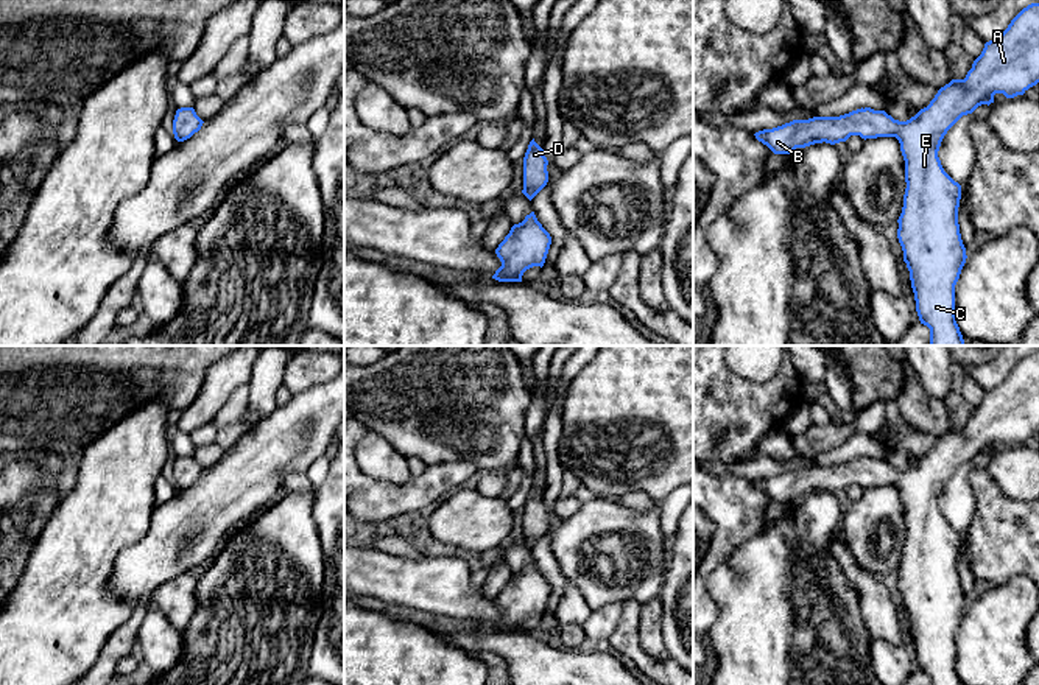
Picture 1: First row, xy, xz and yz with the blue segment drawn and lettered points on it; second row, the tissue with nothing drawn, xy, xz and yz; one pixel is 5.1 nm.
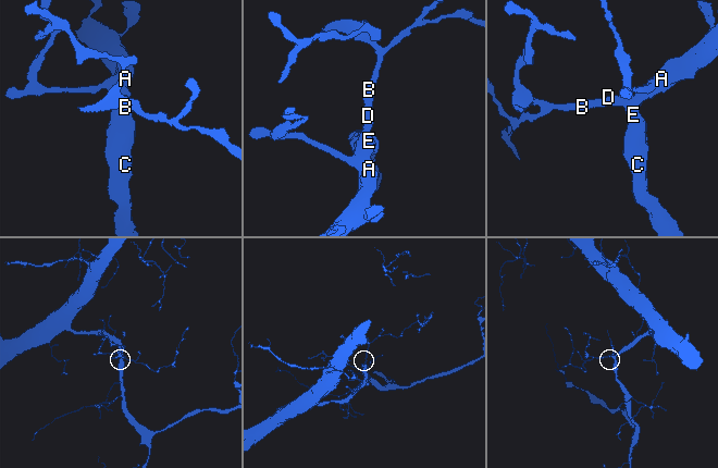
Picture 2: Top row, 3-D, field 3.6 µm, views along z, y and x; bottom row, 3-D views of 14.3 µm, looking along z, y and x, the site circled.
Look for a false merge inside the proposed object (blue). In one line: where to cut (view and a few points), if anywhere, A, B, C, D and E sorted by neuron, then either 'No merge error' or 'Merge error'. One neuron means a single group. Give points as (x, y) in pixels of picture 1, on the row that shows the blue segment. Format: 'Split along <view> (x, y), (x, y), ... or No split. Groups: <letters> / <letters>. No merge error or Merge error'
Split along xy (183, 112), (197, 122), (197, 126), (184, 134), (186, 139). Groups: A C E / B D. Merge error

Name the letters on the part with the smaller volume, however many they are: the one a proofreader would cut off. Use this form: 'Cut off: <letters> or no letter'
Cut off: B, D

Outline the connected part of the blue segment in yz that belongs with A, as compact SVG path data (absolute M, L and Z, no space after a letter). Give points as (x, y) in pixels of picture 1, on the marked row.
M1039 3L1023 8L1008 28L984 44L964 79L952 79L941 87L930 104L907 121L894 120L885 111L869 111L866 139L896 137L905 160L905 195L897 220L897 238L910 271L916 311L930 328L930 346L964 346L955 316L955 285L966 263L966 248L958 224L961 185L942 168L938 157L947 131L981 104L994 103L995 93L1006 98L1023 95L1039 83Z

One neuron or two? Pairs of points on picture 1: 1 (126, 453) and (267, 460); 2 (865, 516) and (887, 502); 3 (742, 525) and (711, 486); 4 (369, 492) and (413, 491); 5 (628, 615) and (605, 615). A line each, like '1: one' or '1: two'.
1: two
2: one
3: one
4: one
5: two

